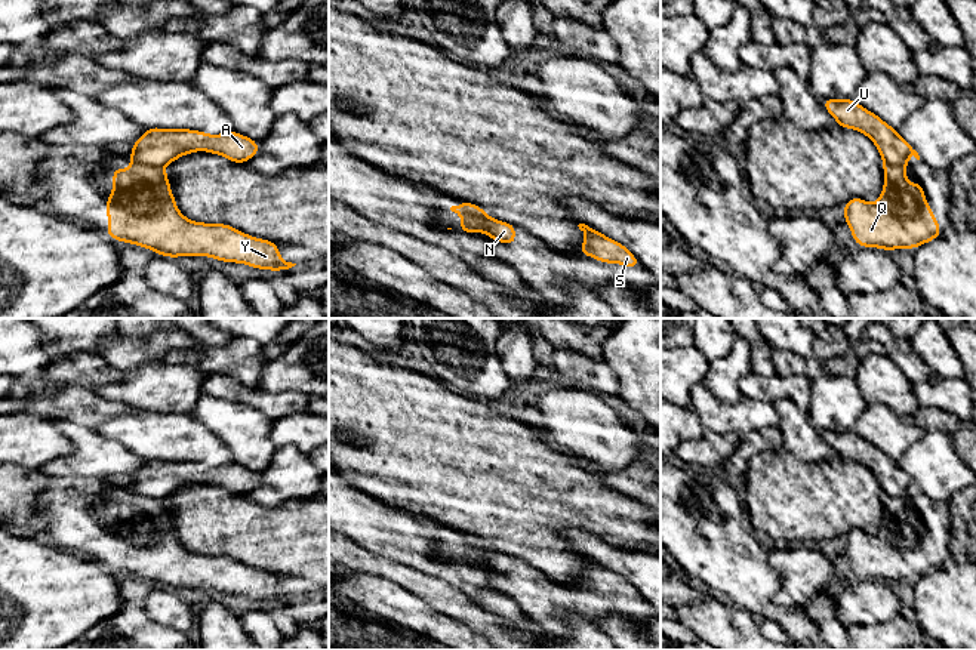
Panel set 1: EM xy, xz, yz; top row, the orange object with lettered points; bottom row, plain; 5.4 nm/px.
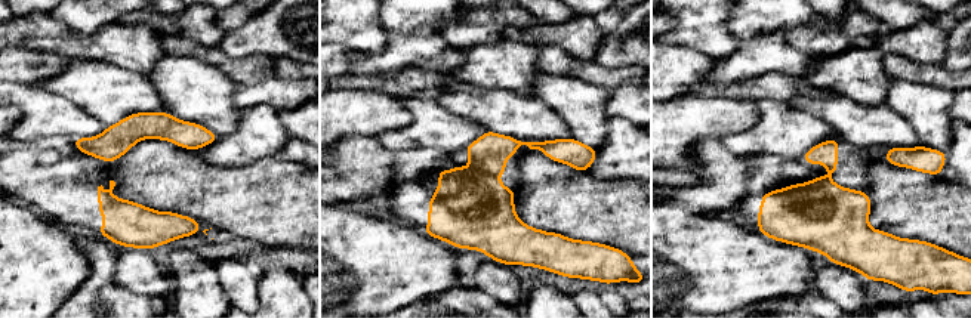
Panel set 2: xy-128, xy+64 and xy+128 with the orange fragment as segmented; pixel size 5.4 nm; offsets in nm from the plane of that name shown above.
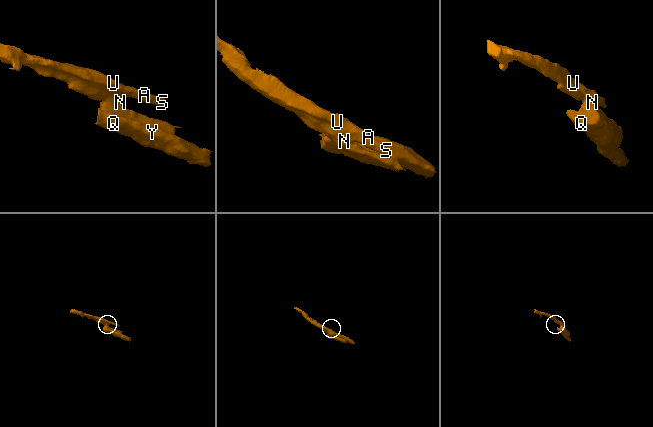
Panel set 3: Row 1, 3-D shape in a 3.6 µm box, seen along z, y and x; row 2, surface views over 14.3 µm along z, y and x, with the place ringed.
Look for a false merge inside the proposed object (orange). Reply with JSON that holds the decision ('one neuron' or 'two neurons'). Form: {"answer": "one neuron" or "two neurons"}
{"answer": "two neurons"}

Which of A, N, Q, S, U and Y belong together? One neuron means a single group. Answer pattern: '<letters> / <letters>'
A N S U / Q Y

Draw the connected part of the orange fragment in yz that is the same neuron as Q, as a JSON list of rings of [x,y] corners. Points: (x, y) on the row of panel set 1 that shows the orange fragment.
[[[883,163],[884,187],[875,203],[853,197],[843,216],[860,247],[915,249],[942,229],[918,182],[909,184],[906,167]]]

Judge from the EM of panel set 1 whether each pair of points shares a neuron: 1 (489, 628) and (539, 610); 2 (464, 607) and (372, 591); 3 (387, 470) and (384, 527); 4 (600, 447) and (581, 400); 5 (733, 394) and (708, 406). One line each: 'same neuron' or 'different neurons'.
1: different neurons
2: different neurons
3: different neurons
4: same neuron
5: different neurons

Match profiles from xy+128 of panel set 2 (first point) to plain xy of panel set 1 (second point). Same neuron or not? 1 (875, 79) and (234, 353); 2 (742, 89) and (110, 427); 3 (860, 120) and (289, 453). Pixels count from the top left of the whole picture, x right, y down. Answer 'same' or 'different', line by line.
1: different
2: different
3: different

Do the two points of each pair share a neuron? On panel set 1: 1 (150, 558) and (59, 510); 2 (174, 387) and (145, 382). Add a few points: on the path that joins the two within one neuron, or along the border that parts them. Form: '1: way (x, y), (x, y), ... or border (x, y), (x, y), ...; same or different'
1: way (128, 545), (105, 538), (98, 530), (82, 529); same
2: way (166, 387), (153, 387); same

